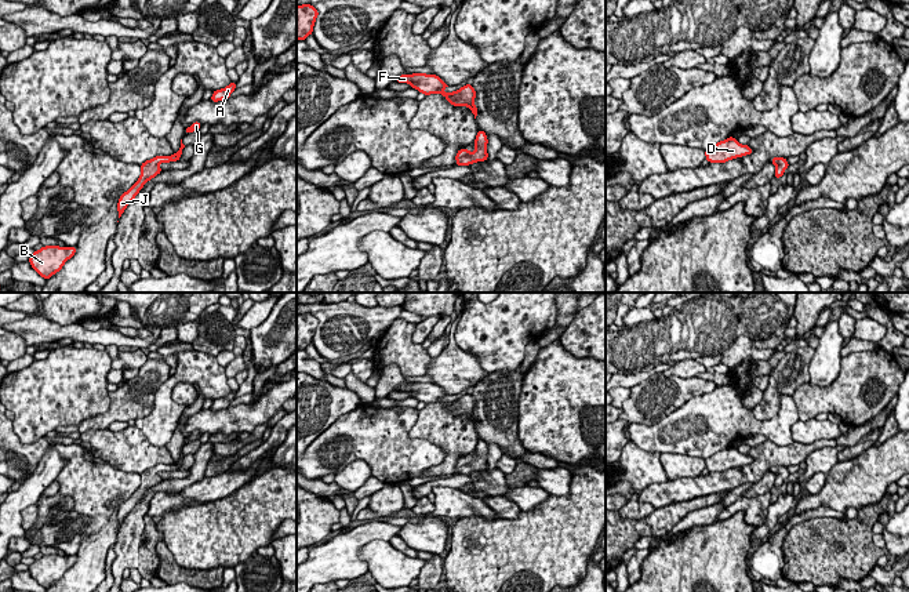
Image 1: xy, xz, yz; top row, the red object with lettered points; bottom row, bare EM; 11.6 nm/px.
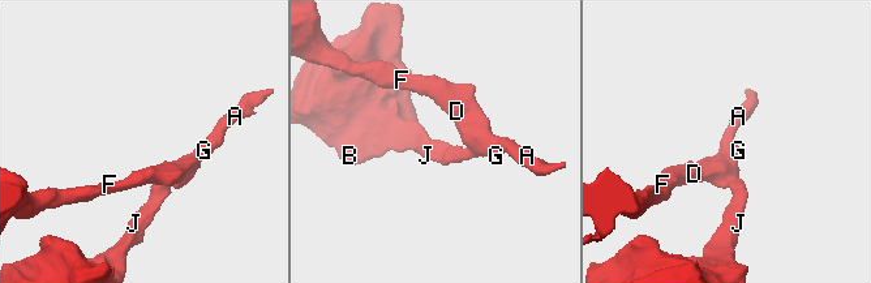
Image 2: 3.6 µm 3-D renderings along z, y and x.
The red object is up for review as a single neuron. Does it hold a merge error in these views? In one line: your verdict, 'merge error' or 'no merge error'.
no merge error

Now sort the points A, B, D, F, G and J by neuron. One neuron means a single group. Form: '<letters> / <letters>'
A B D F G J

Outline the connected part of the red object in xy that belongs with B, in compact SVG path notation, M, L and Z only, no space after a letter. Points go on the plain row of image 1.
M46 555L34 560L29 566L32 577L39 582L39 585L48 589L54 582L59 581L65 571L70 569L76 562L76 555L59 556L59 555Z

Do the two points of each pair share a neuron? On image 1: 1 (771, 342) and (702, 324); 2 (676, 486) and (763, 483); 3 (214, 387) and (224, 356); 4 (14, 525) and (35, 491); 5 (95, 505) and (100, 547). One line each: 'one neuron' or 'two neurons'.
1: two neurons
2: two neurons
3: two neurons
4: one neuron
5: two neurons

